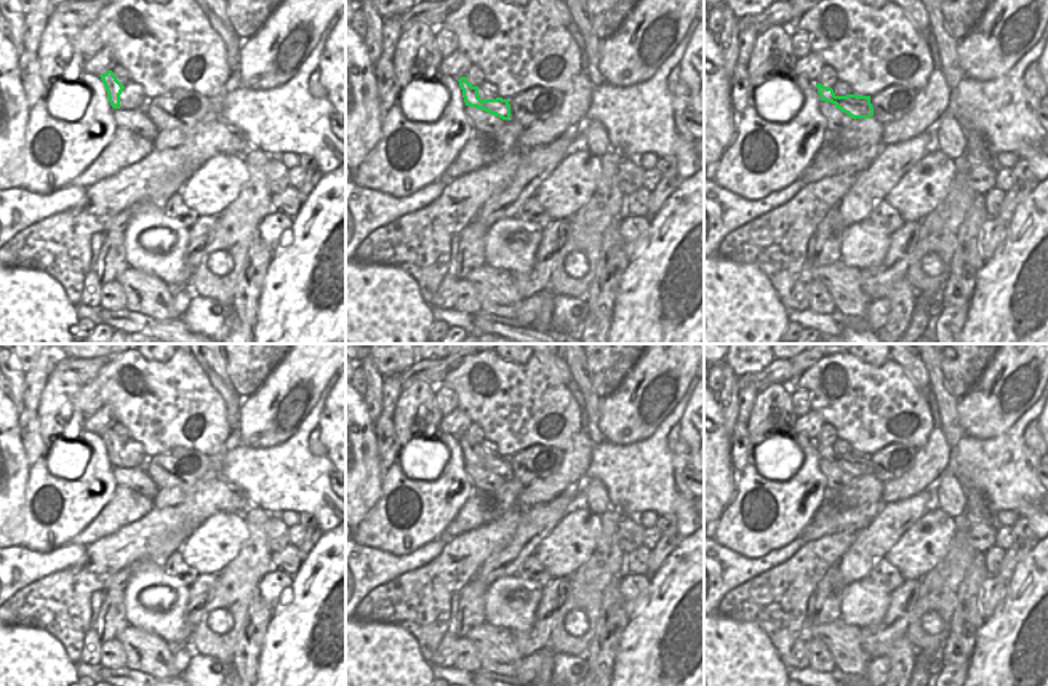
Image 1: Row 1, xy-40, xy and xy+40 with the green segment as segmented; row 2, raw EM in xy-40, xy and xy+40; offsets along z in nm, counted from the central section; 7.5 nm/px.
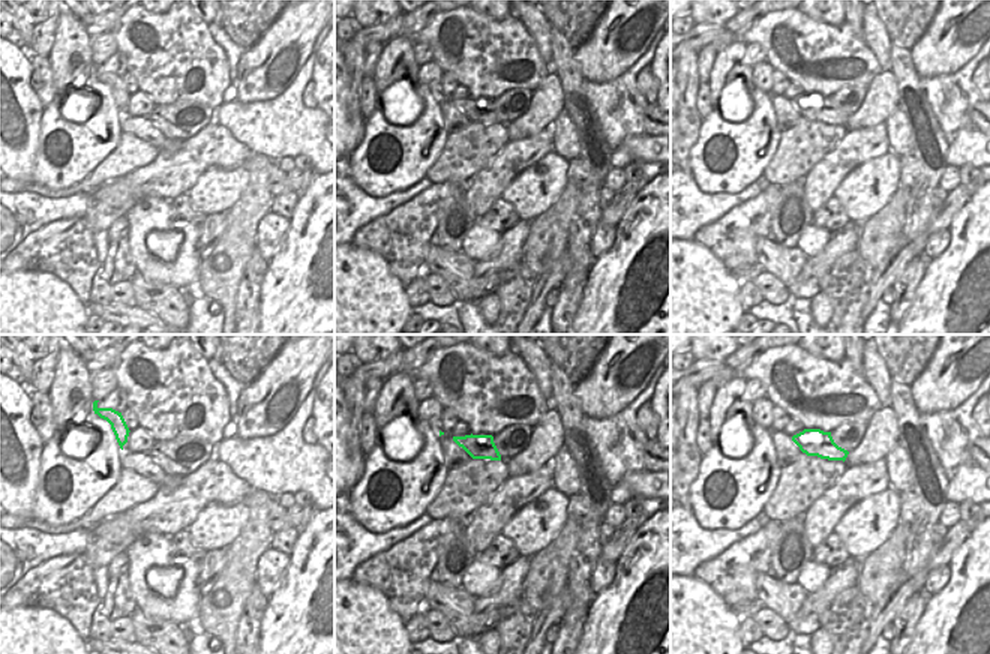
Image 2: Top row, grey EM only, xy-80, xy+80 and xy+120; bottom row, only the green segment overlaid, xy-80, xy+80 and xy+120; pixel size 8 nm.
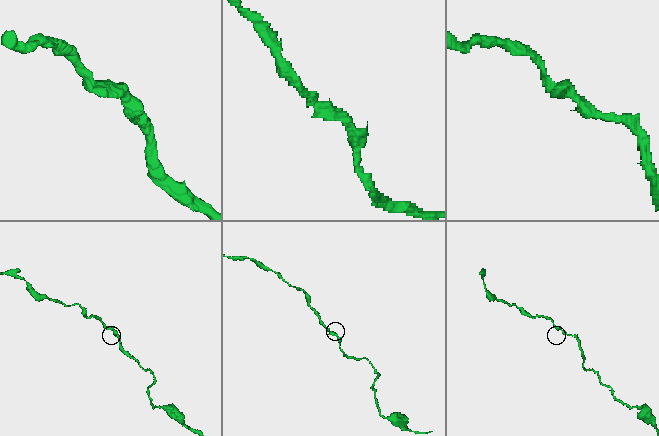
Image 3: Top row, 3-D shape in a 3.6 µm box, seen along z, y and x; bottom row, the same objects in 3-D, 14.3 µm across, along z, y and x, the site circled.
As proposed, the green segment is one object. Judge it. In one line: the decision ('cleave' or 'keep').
keep

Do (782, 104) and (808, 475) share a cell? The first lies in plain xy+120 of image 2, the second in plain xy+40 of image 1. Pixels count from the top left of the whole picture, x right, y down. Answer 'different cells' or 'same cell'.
different cells

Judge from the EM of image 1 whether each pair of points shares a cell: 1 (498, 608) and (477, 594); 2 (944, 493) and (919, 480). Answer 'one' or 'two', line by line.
1: two
2: two

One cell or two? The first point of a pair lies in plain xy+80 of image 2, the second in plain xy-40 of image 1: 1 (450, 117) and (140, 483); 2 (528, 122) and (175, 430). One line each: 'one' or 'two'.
1: one
2: two

